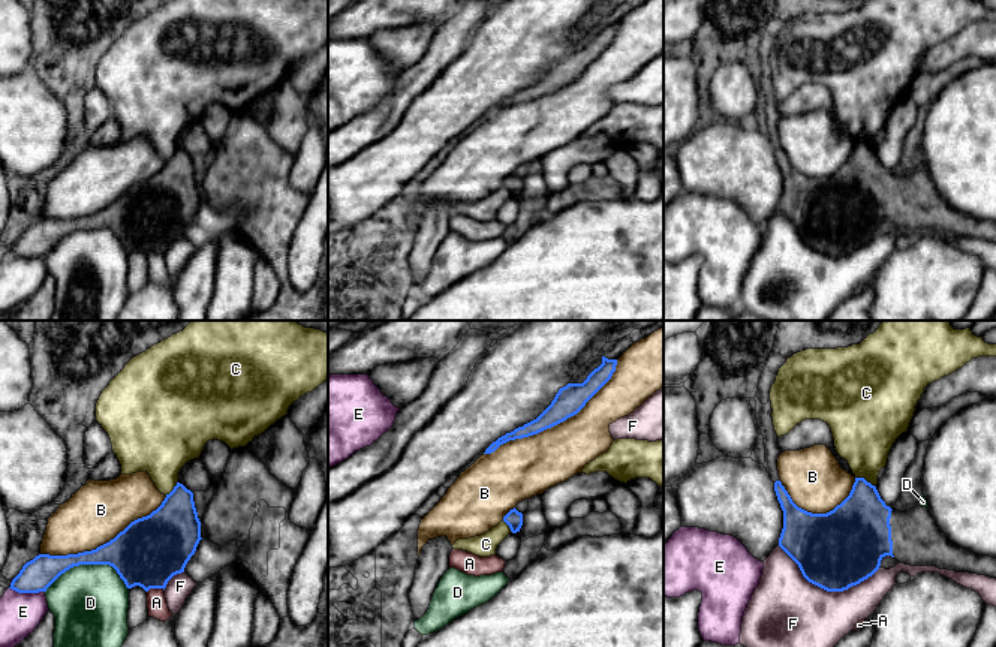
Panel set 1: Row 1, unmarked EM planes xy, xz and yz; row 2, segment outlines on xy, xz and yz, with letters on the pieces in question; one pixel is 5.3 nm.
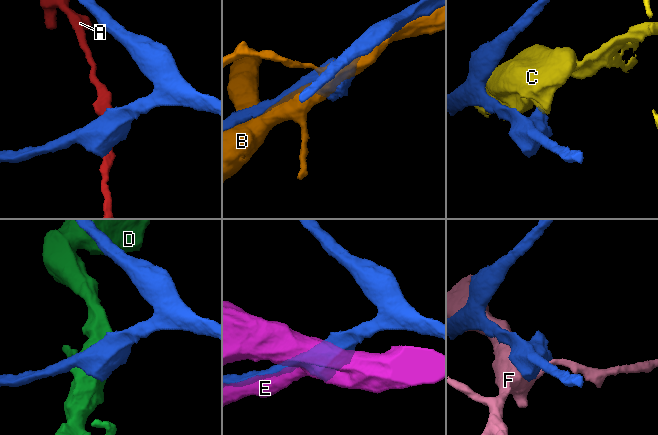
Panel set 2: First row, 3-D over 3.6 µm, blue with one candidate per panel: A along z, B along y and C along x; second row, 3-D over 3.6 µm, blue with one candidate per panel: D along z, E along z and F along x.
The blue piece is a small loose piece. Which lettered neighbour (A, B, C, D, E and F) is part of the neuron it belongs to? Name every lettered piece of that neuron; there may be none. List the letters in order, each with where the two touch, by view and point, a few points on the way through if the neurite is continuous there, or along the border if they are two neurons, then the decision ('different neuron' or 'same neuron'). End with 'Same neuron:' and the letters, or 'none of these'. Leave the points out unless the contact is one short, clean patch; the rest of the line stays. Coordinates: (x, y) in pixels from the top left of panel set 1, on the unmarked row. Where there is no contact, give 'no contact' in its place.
A: meets blue in xy at (155, 252); different neuron
B: meets blue in xz at (556, 89); different neuron
C: meets blue in yz at (864, 144); border along yz (855, 141), (863, 141), (875, 152); different neuron
D: meets blue in xy at (87, 228); different neuron
E: meets blue in xy at (27, 256); different neuron
F: meets blue in yz at (827, 255); different neuron
Same neuron: none of these

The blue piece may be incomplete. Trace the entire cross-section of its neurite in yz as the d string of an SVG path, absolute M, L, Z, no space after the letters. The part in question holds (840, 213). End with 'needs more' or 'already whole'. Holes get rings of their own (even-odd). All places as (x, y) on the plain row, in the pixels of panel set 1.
M855 142L849 160L827 178L798 172L780 145L774 147L774 156L783 175L779 211L798 229L809 247L827 256L843 256L867 244L879 234L885 220L911 231L936 231L996 243L996 223L953 208L927 172L915 171L906 177L891 174L864 142Z; needs more

